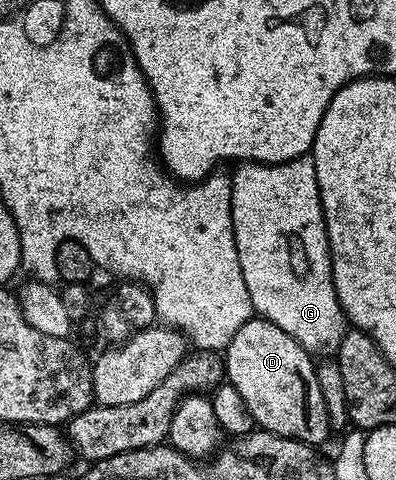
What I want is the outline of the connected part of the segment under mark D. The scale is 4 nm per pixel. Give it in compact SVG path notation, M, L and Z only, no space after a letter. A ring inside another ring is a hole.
M254 316L230 340L226 348L226 378L238 390L246 408L251 412L255 425L280 438L293 438L299 442L307 442L316 448L329 441L330 423L328 409L322 400L322 388L316 375L317 363L312 362L313 355L301 346L294 336L282 332L278 324L268 322L265 318Z

